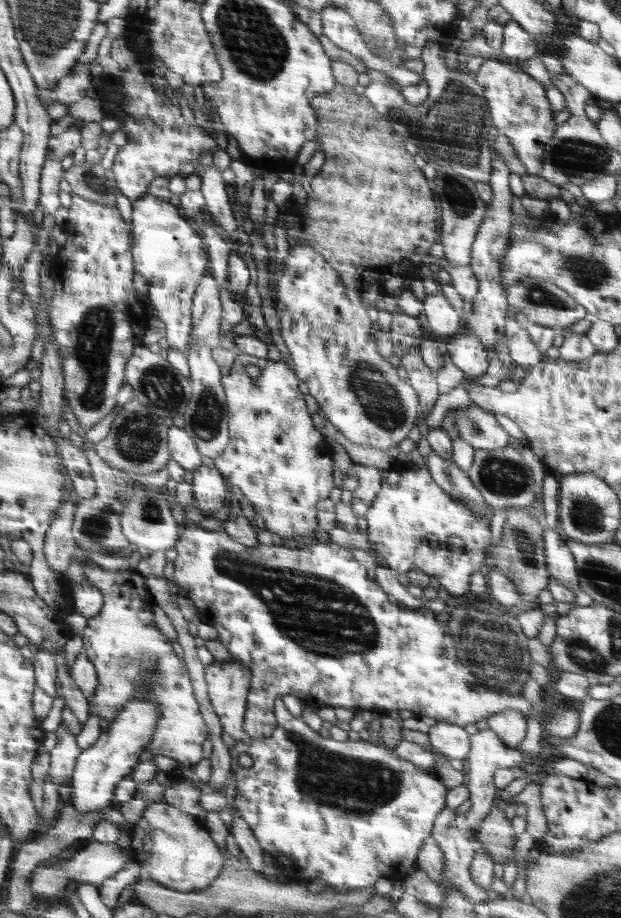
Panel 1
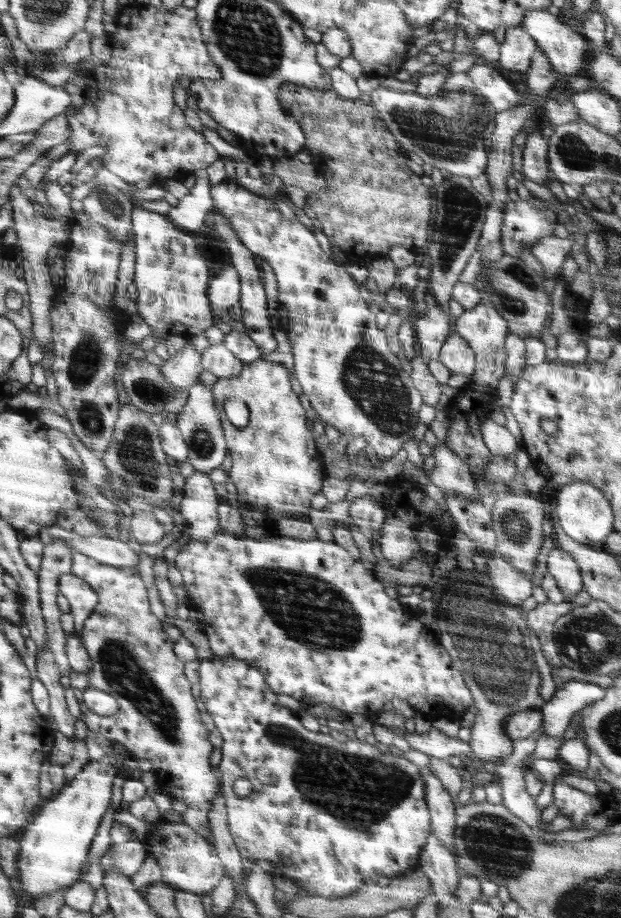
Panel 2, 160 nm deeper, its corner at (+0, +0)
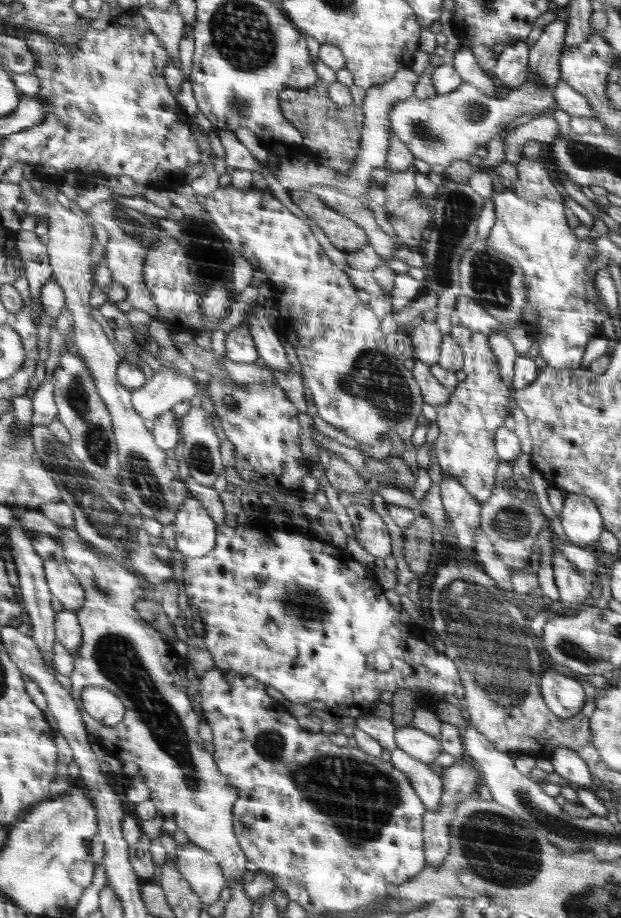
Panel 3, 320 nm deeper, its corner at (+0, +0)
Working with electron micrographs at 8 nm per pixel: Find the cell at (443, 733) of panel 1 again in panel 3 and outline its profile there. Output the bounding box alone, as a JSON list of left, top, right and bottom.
[395,728,443,765]

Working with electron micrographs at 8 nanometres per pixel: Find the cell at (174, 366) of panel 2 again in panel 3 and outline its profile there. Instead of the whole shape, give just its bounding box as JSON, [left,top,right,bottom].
[131,367,198,424]

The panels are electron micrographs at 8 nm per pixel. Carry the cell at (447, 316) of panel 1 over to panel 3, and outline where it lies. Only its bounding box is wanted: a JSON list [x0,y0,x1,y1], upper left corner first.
[408,322,444,367]

